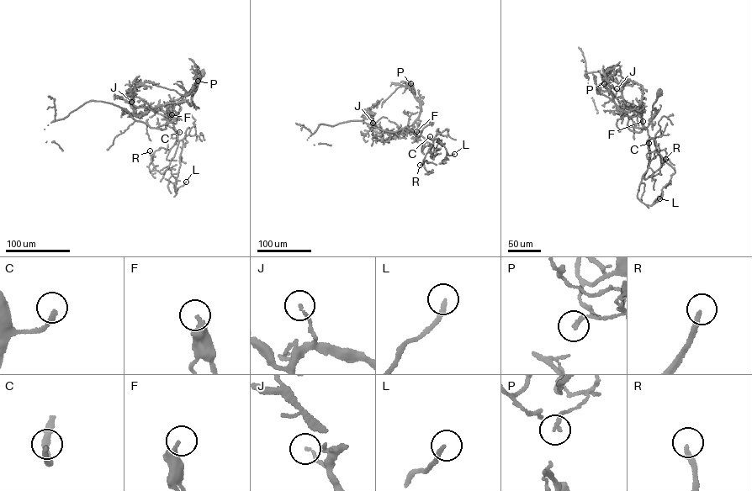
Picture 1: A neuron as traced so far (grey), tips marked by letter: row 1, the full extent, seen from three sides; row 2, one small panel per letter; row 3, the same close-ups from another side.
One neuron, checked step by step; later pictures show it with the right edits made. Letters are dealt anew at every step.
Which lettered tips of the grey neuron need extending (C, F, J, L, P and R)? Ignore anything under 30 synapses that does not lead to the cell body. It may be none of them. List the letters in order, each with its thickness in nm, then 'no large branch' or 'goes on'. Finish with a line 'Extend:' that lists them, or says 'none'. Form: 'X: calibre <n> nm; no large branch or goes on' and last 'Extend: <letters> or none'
C: calibre 200 nm; goes on
F: calibre 360 nm; no large branch
J: calibre 110 nm; no large branch
L: calibre 200 nm; goes on
P: calibre 180 nm; no large branch
R: calibre 220 nm; goes on
Extend: C, L, R

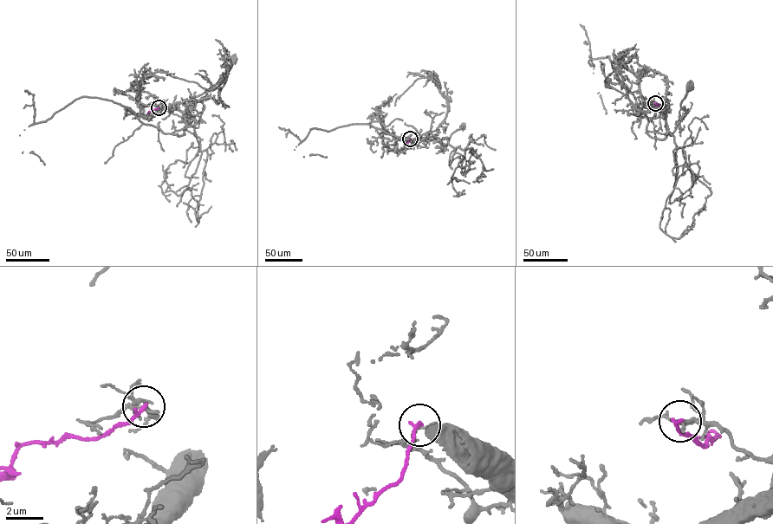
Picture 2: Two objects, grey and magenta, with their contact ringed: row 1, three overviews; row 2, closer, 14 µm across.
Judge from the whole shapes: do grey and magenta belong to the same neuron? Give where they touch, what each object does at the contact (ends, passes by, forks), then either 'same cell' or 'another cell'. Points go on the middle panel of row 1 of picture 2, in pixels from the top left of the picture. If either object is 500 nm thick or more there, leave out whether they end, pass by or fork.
(410, 139) | grey ends | magenta ends | another cell

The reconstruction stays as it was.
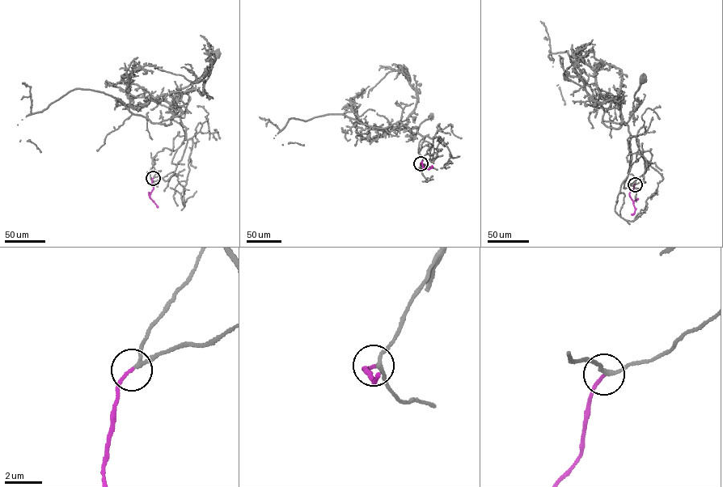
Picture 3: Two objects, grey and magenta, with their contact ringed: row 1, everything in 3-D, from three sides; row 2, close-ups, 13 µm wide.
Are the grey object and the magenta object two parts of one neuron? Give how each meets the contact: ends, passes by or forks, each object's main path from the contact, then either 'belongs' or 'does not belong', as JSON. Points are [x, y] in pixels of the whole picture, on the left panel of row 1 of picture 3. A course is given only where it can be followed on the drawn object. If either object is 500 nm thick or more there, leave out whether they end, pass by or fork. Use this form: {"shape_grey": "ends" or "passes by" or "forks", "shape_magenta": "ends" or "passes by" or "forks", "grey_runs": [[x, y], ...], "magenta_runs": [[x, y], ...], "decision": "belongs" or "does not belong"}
{"shape_grey": "passes by", "shape_magenta": "ends", "grey_runs": [[153, 178], [167, 180], [187, 141], [183, 112], [159, 123], [171, 123], [179, 91], [206, 71], [215, 53]], "magenta_runs": [[153, 178], [154, 188], [150, 197], [158, 207]], "decision": "belongs"}

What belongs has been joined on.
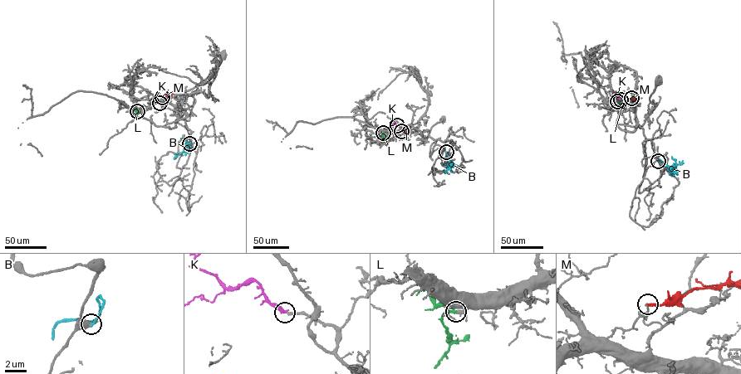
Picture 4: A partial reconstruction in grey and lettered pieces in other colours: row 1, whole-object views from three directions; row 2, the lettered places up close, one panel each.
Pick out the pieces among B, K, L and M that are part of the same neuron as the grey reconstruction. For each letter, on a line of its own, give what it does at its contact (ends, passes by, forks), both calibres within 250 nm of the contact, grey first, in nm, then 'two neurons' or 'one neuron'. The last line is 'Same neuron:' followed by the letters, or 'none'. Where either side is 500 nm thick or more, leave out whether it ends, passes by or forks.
B: it ends there; 460 nm thick on the grey side, 190 nm on the other; two neurons
K: it ends there; 200 nm thick on the grey side, 360 nm on the other; one neuron
L: it ends there; 190 nm thick on the grey side, 280 nm on the other; one neuron
M: it ends there; 150 nm thick on the grey side, 220 nm on the other; two neurons
Same neuron: K, L

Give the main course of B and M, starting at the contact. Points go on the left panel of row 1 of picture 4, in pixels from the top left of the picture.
B: (189, 143), (190, 141), (185, 147), (190, 147), (190, 144), (180, 138)
M: (162, 97), (172, 94)

